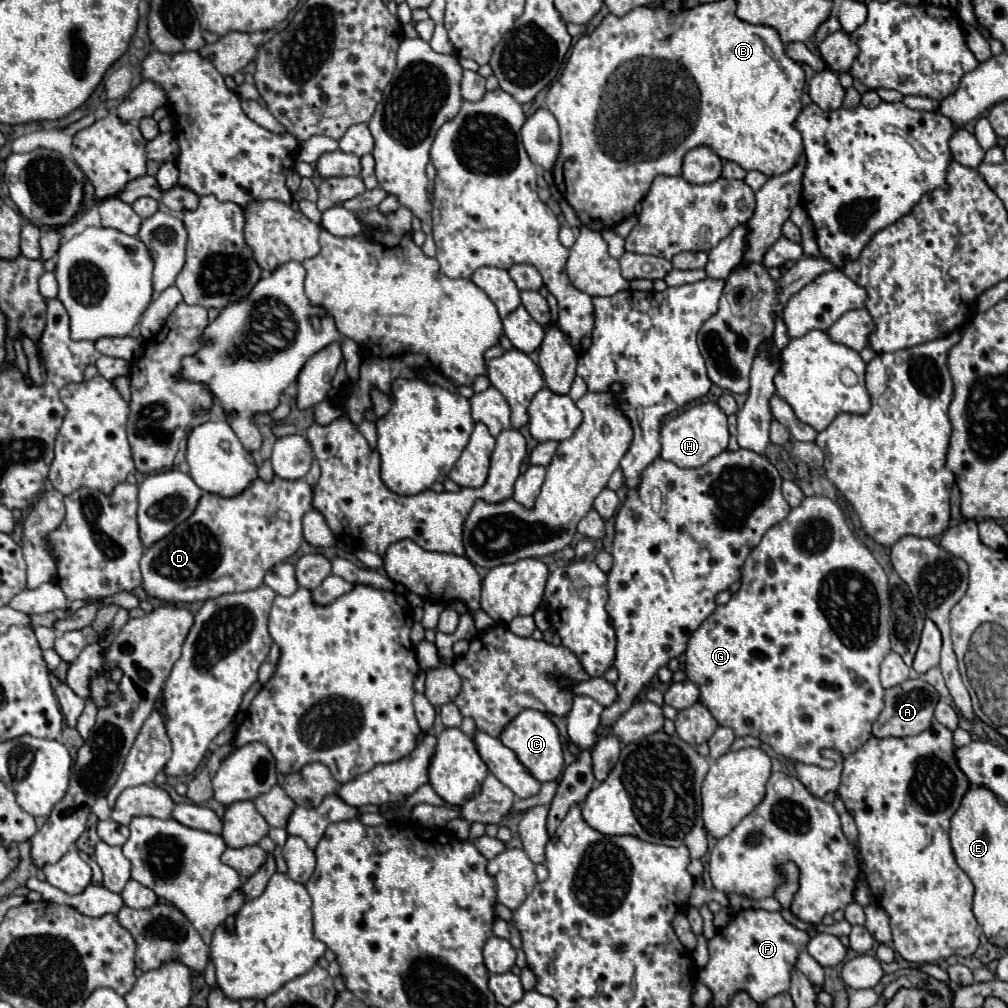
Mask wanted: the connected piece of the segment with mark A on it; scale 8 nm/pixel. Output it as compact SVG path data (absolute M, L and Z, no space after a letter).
M905 680L903 684L885 690L885 708L873 724L873 736L905 738L905 736L921 734L933 722L933 708L937 700L939 700L939 694L935 692L935 688L923 680Z

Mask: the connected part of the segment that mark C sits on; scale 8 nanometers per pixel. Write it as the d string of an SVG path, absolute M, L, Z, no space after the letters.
M523 710L517 718L513 718L505 726L499 740L503 742L503 746L507 746L509 750L515 752L515 756L527 768L527 772L535 780L539 780L541 784L545 784L549 780L557 780L561 776L561 772L563 772L563 746L561 746L559 732L557 732L555 724L545 714L541 714L537 710Z

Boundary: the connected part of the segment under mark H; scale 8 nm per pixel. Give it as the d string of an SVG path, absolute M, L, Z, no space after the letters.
M715 402L695 404L693 408L681 412L677 418L671 418L661 426L661 458L677 464L679 468L701 468L711 458L727 450L727 444L727 414Z

